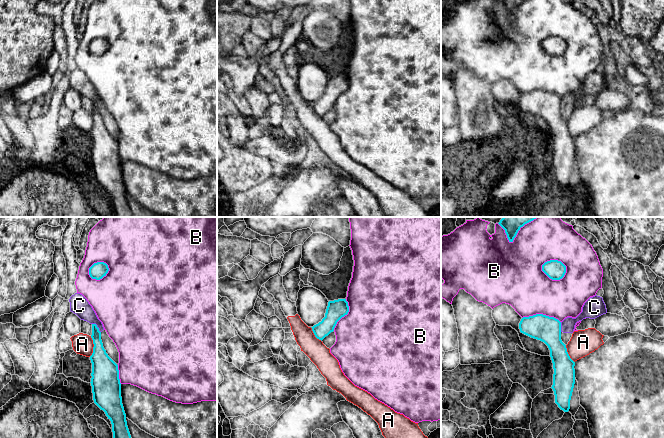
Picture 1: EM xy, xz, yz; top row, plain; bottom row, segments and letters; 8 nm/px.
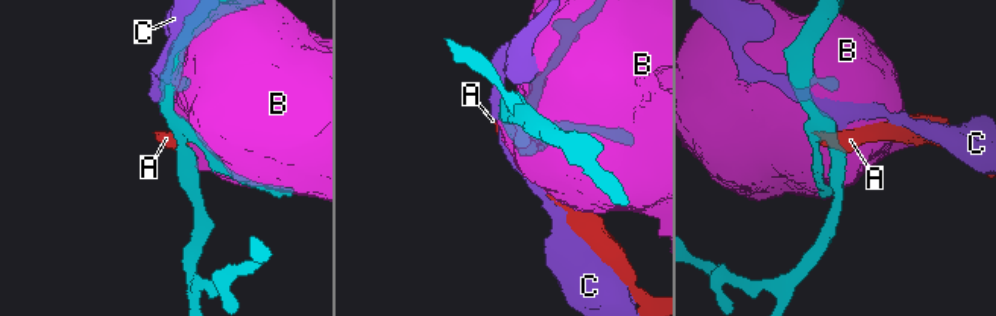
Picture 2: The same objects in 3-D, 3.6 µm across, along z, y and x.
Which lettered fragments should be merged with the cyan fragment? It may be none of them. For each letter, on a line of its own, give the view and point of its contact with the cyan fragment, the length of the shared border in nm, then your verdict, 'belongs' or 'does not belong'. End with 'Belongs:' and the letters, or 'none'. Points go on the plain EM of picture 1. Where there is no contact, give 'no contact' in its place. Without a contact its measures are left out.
A: contact xy (94, 122); length 170 nm; does not belong
B: contact yz (556, 36); length 220 nm; does not belong
C: contact xy (97, 103); length 100 nm; does not belong
Belongs: none

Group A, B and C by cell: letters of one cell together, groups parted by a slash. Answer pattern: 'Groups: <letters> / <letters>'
Groups: A / B / C

